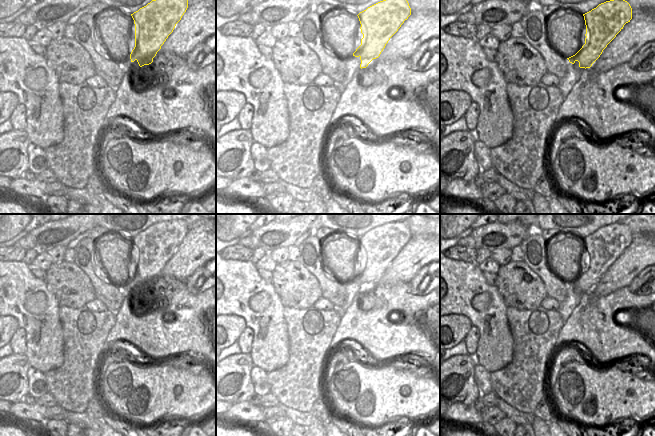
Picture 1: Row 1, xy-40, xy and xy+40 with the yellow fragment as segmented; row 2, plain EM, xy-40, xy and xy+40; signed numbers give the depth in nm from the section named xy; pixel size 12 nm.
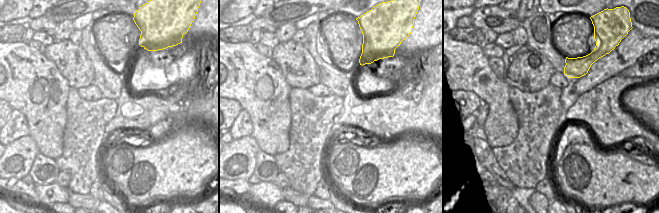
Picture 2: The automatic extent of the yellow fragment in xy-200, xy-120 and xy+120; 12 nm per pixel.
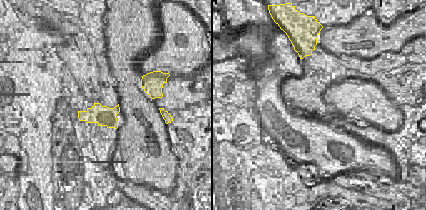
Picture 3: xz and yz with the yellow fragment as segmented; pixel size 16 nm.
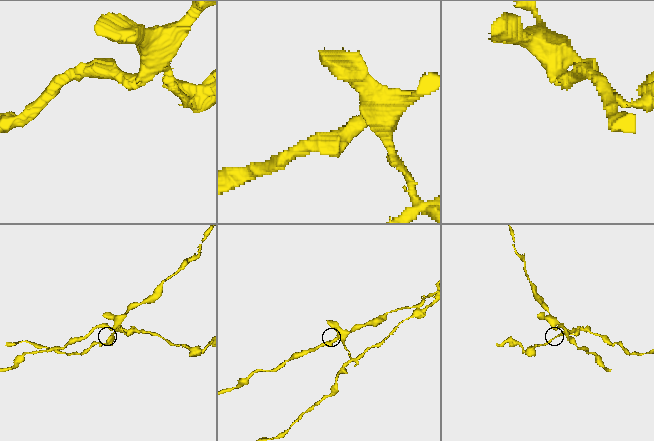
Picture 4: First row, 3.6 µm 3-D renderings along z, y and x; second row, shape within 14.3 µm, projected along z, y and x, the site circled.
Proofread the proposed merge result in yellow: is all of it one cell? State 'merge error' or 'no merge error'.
merge error

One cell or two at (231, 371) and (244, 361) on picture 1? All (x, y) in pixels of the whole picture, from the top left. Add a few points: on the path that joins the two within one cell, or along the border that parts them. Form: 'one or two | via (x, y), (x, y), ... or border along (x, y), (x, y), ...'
one | via (234, 371), (241, 364)

